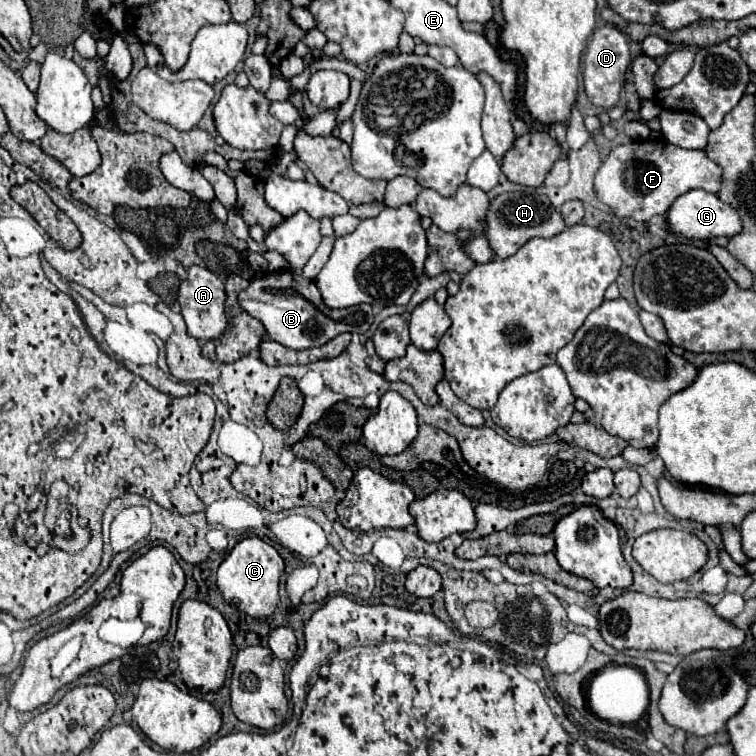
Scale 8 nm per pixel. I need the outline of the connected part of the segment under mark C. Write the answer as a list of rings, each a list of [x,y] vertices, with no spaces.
[[[246,537],[242,539],[232,553],[222,561],[222,565],[216,571],[216,585],[222,593],[222,597],[232,603],[238,601],[236,607],[250,615],[250,617],[270,617],[278,607],[278,583],[284,573],[284,561],[280,553],[264,543],[260,537]]]

